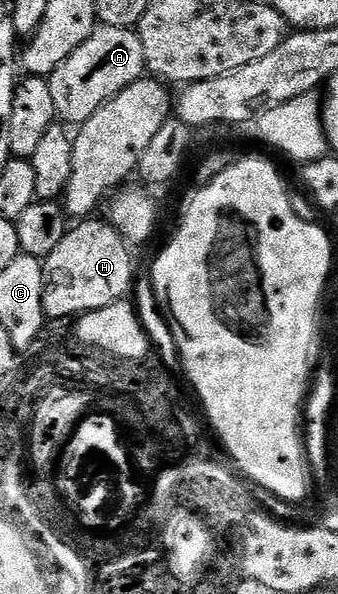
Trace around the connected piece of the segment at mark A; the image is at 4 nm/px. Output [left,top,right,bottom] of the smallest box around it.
[47,24,146,126]

